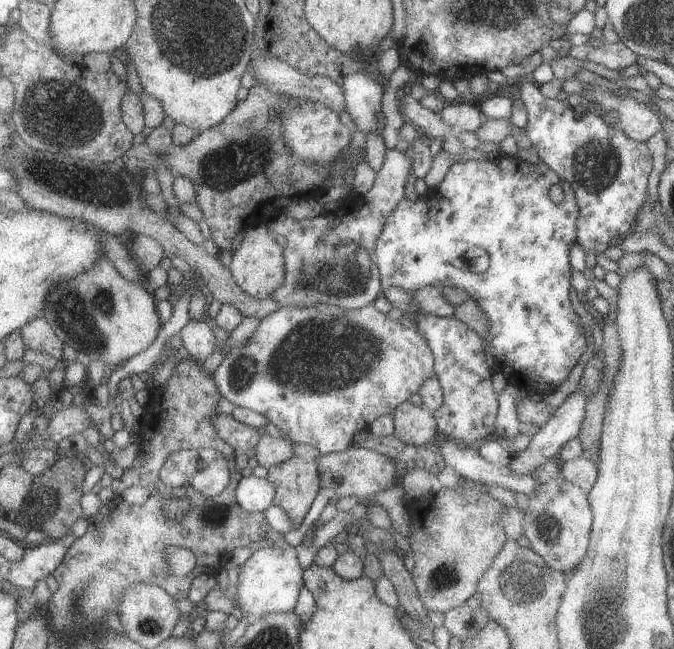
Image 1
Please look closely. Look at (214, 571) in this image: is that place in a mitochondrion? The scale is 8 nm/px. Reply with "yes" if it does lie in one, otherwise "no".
no

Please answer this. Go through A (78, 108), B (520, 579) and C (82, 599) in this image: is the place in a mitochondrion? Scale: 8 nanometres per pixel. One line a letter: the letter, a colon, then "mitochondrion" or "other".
A: mitochondrion
B: mitochondrion
C: mitochondrion

